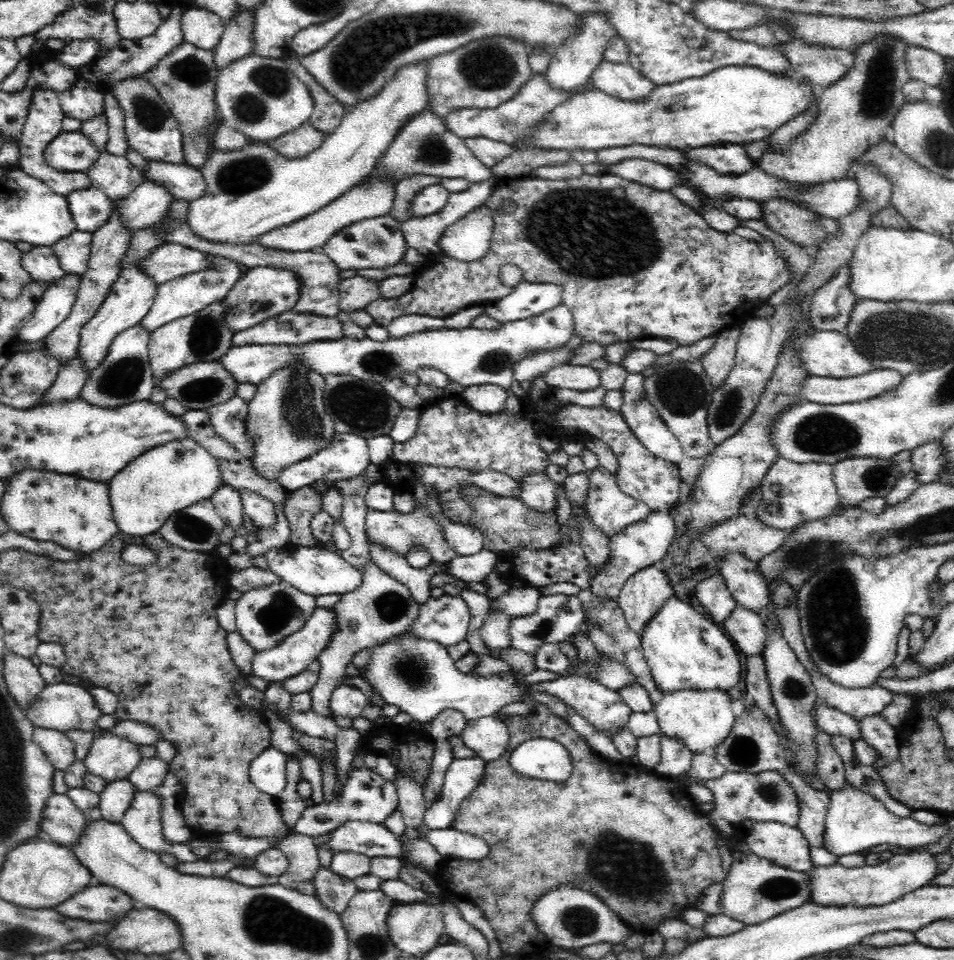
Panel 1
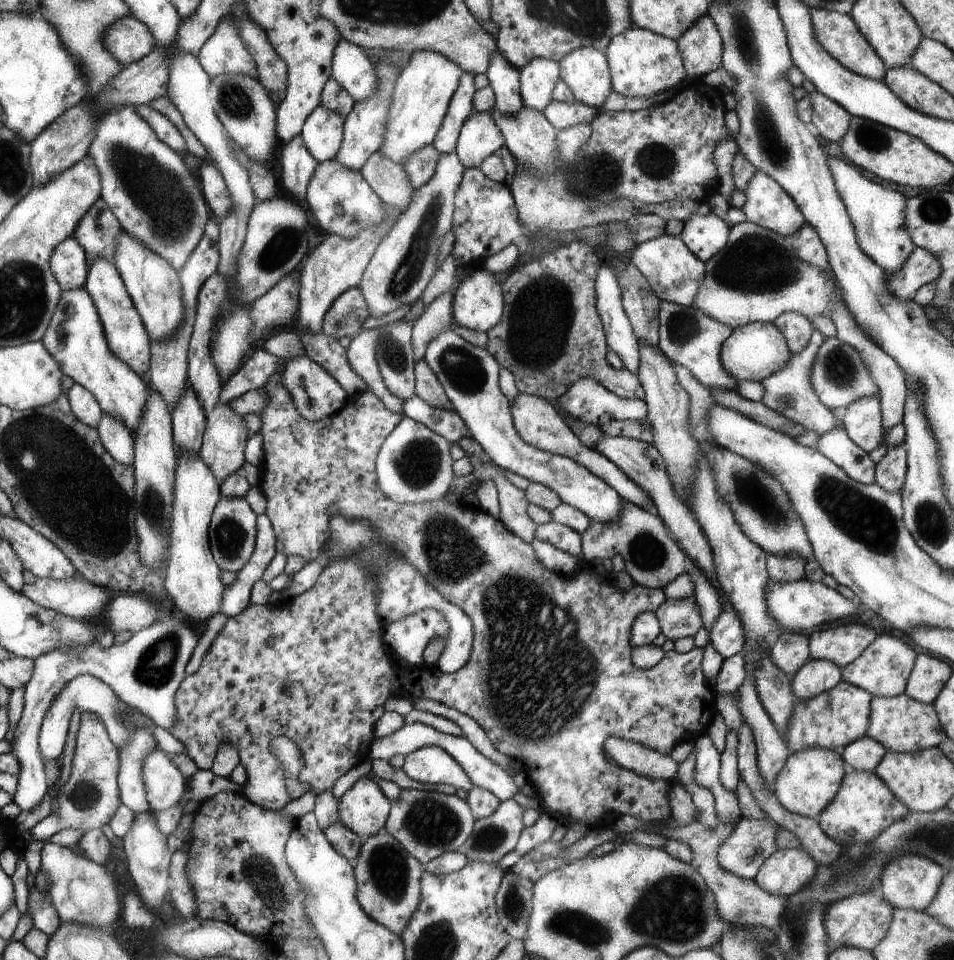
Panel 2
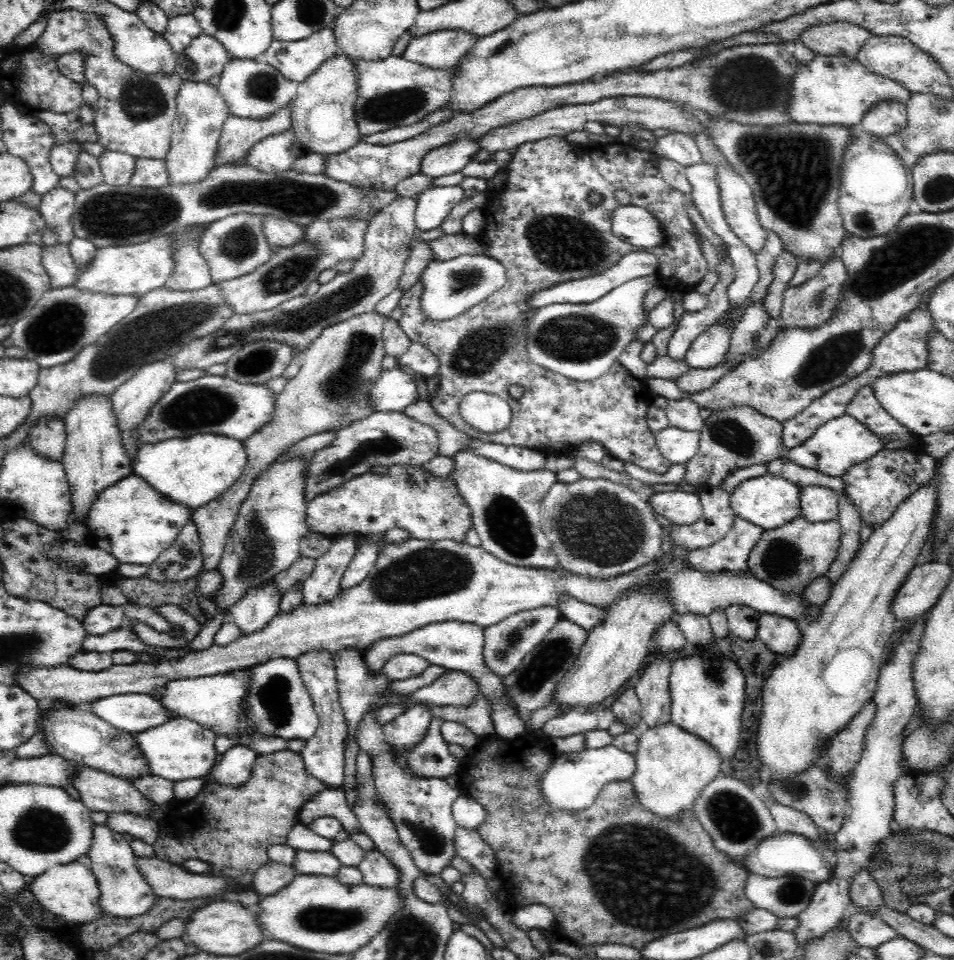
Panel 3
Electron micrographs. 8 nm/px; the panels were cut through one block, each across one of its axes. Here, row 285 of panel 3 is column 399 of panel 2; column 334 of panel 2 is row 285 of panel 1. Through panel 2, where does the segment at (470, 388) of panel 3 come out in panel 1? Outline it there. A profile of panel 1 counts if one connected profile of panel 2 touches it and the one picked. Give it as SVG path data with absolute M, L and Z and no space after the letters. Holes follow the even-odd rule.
M608 172L598 174L598 176L584 174L584 176L572 178L572 180L542 180L542 178L532 178L532 176L524 176L524 178L500 178L498 184L496 184L496 188L494 188L494 192L490 194L490 198L486 200L484 206L494 212L494 234L492 234L490 250L486 252L486 256L482 256L480 260L474 260L474 262L460 262L460 260L454 260L450 256L444 256L444 258L438 258L438 260L436 258L428 260L424 266L416 268L416 272L412 274L414 276L414 284L412 284L410 292L402 294L396 300L384 300L382 298L382 300L370 302L366 306L366 314L370 314L374 318L374 324L386 328L390 324L390 320L394 320L394 318L398 318L402 314L422 314L422 316L446 318L450 314L460 312L462 308L494 304L494 302L506 298L508 294L512 294L514 288L504 286L498 276L500 276L500 268L502 266L514 264L514 266L518 266L522 270L524 282L530 282L530 284L556 284L556 286L564 288L562 302L572 312L572 318L574 318L574 336L580 336L586 344L588 342L596 342L596 344L602 344L602 346L612 346L612 344L618 344L618 342L662 338L662 340L674 340L674 342L678 342L678 346L692 346L698 340L706 340L706 338L718 336L722 330L742 328L742 324L750 316L754 316L754 312L758 310L758 304L764 302L764 300L770 300L770 296L776 290L780 290L782 286L786 286L788 280L790 280L786 264L782 262L782 258L776 254L776 250L772 248L772 244L768 240L762 240L760 244L756 244L756 242L744 240L742 236L736 236L734 232L732 234L718 232L700 214L696 214L690 206L682 204L672 192L654 190L650 186L624 180L624 178L620 178L616 174L608 174ZM506 200L514 202L518 206L518 210L514 210L512 214L504 214L500 208L502 208L502 202L506 202Z

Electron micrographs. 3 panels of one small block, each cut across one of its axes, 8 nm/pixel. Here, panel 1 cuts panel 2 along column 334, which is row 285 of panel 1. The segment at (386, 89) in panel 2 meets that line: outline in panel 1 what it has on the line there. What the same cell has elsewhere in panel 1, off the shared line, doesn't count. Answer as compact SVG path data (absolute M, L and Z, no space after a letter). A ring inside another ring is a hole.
M164 244L152 250L152 254L140 264L144 274L148 274L148 278L152 278L158 288L166 282L208 270L212 266L214 262L210 254L192 250L182 244Z

